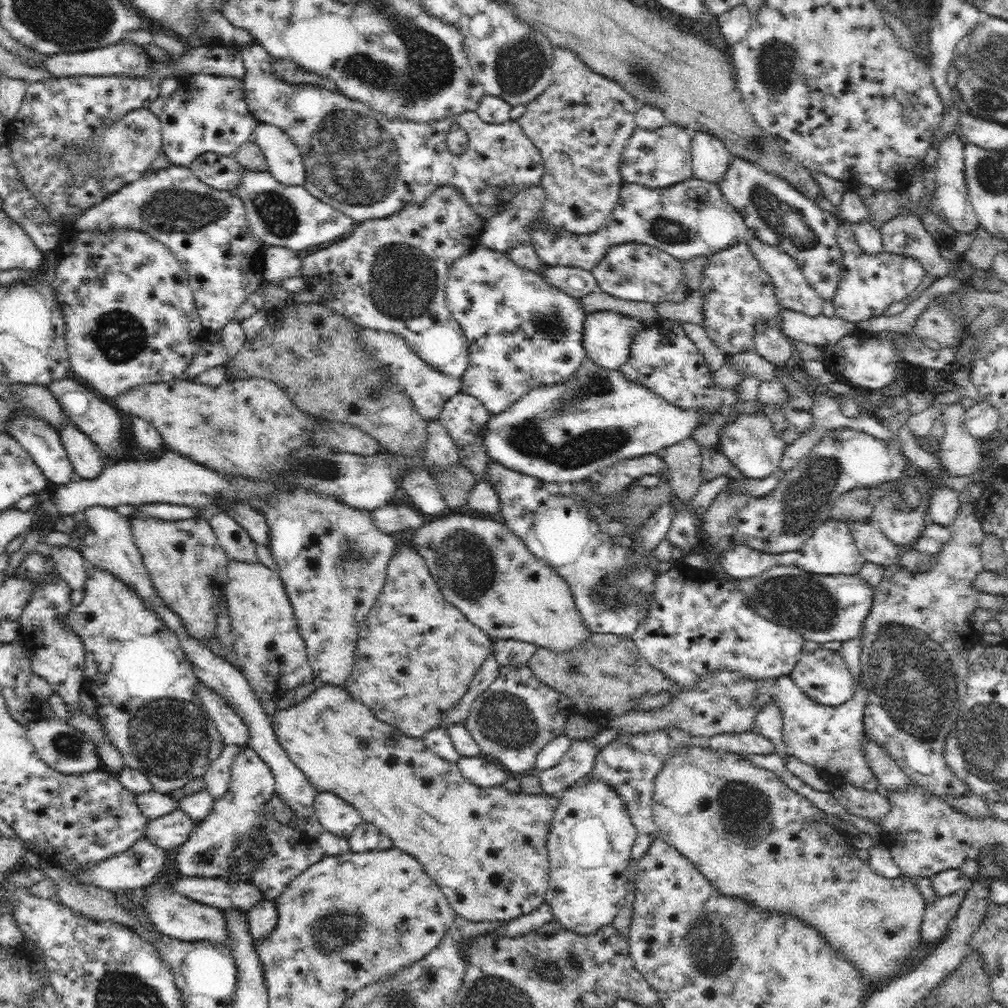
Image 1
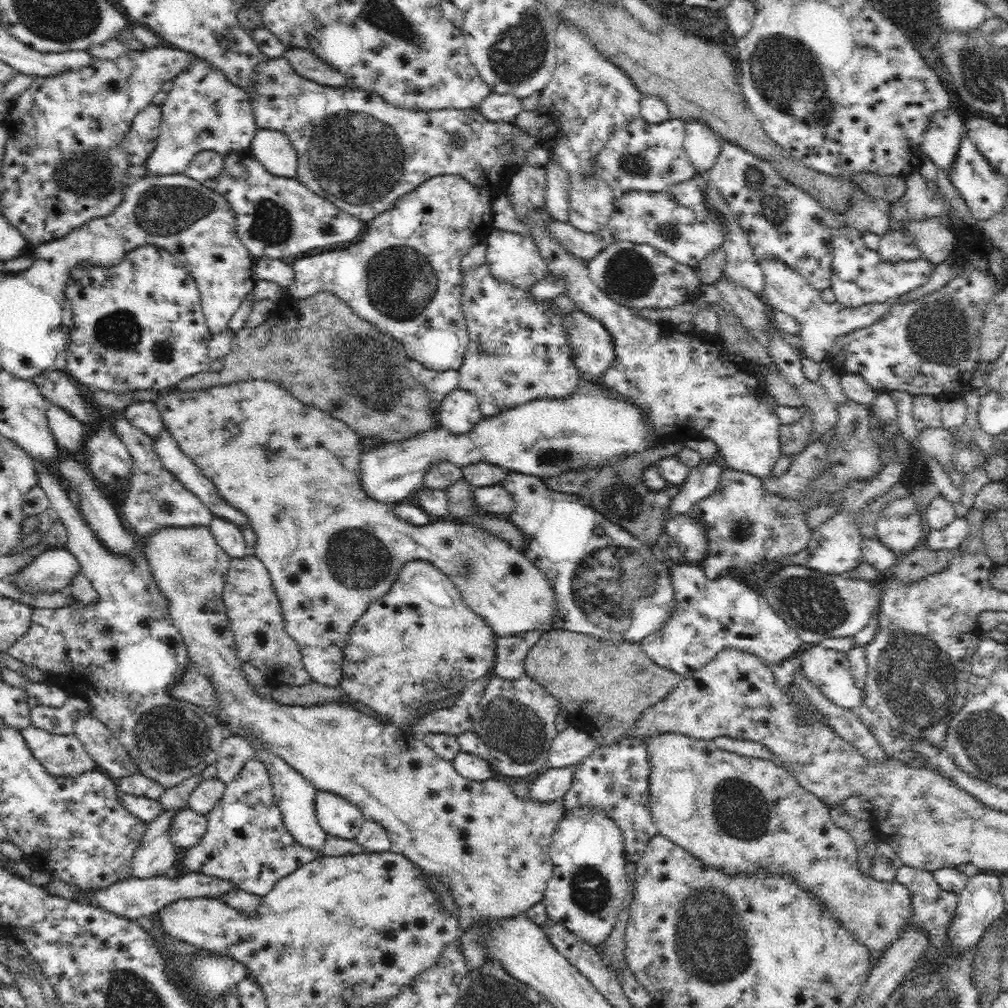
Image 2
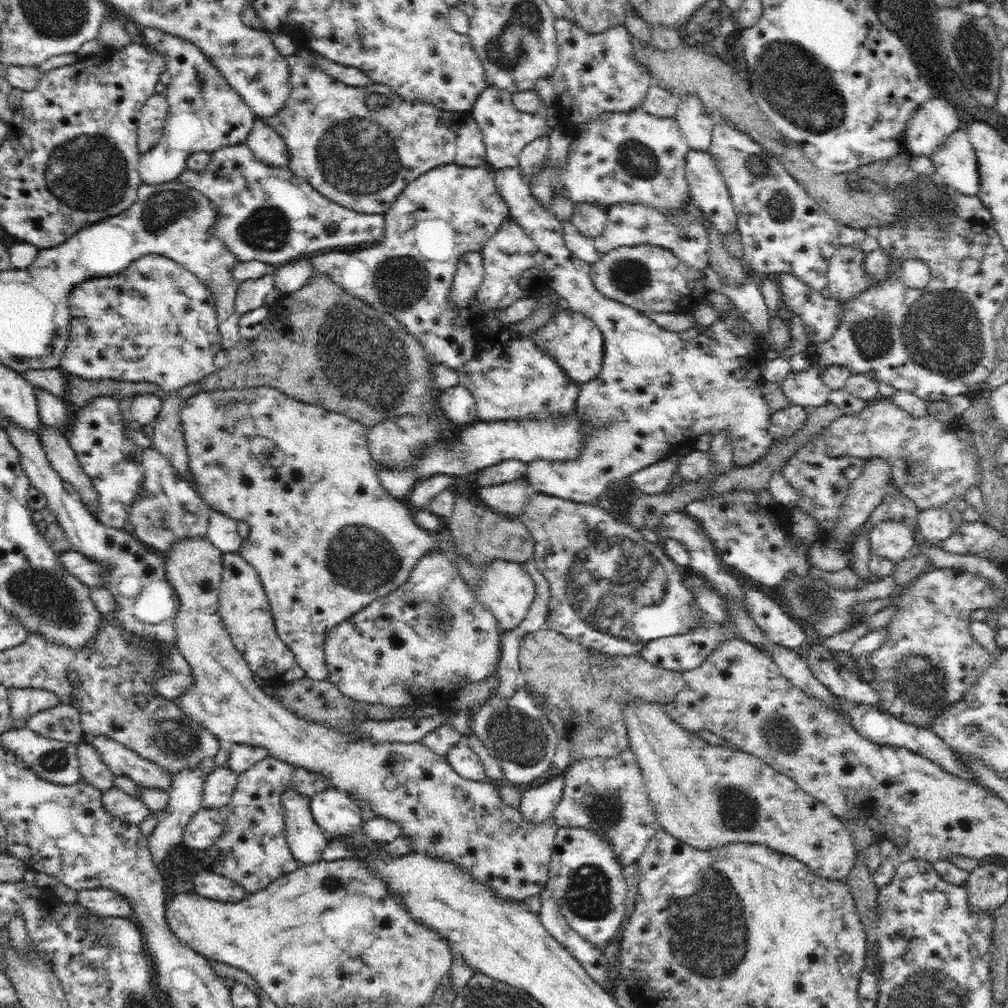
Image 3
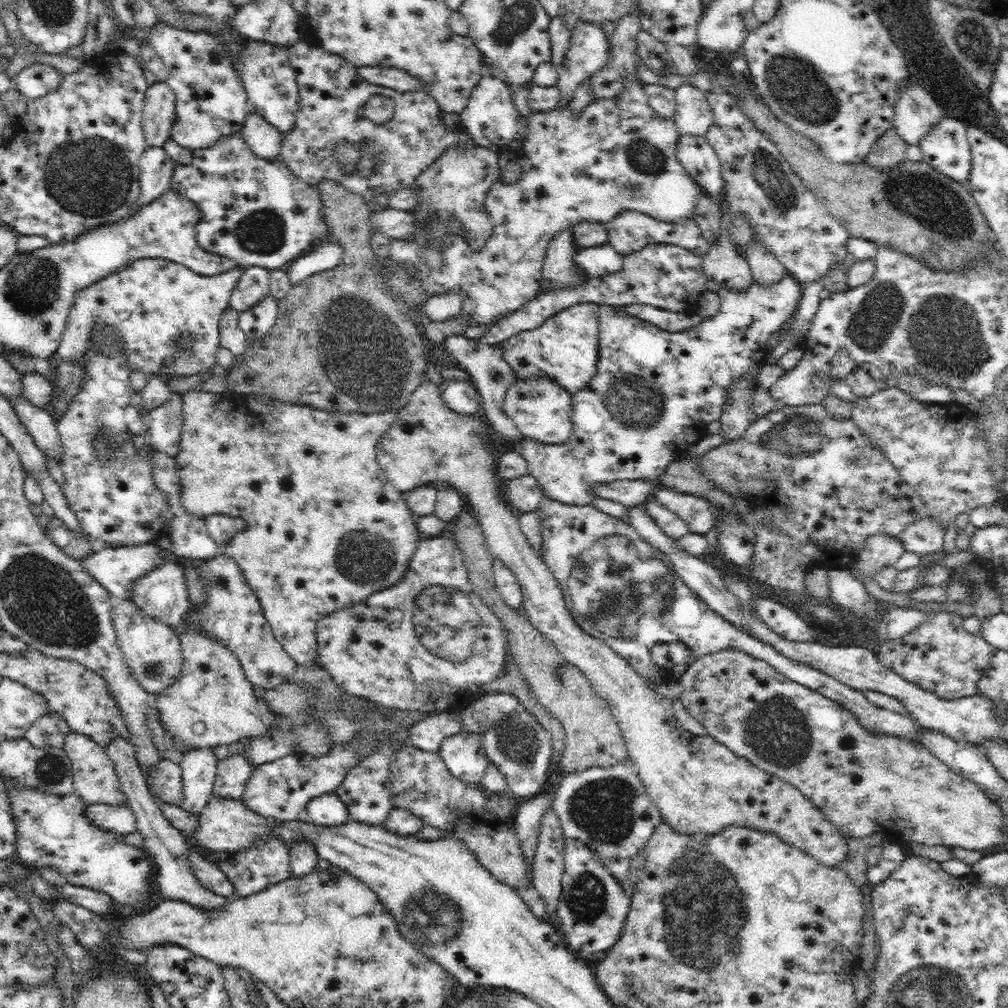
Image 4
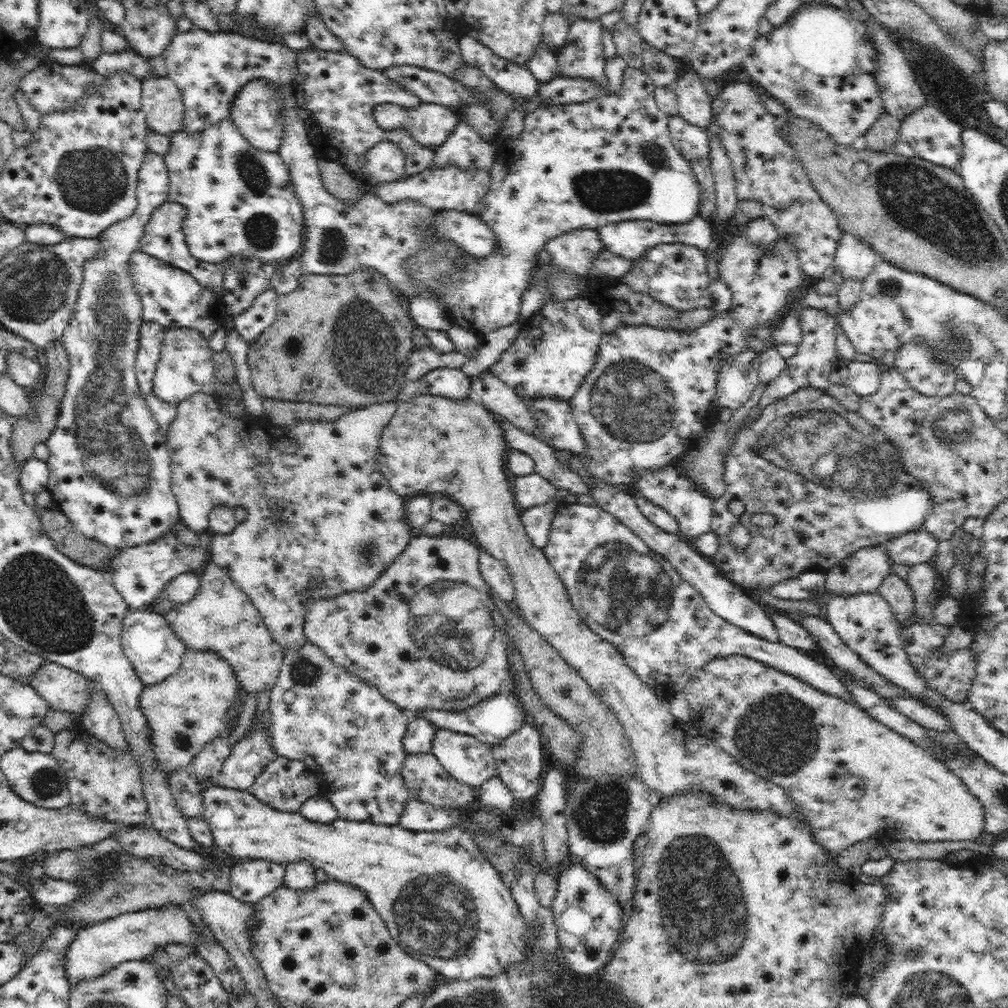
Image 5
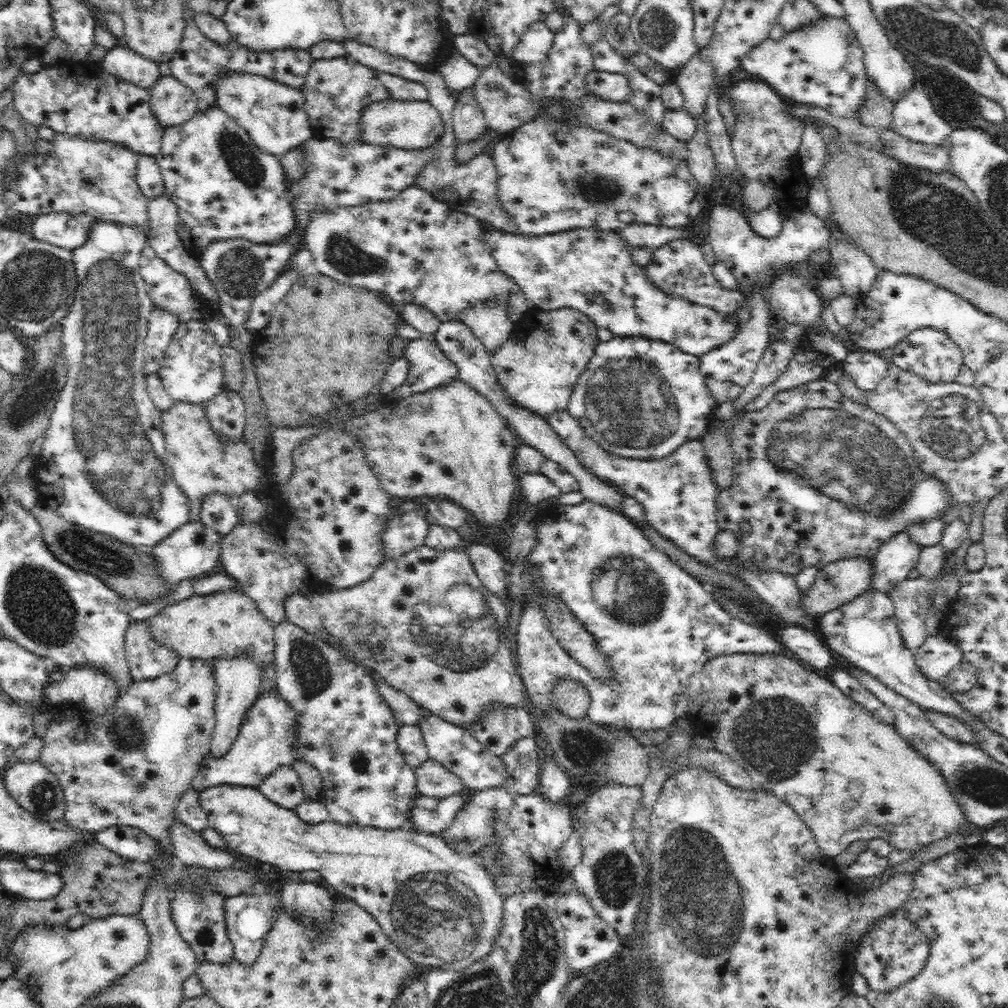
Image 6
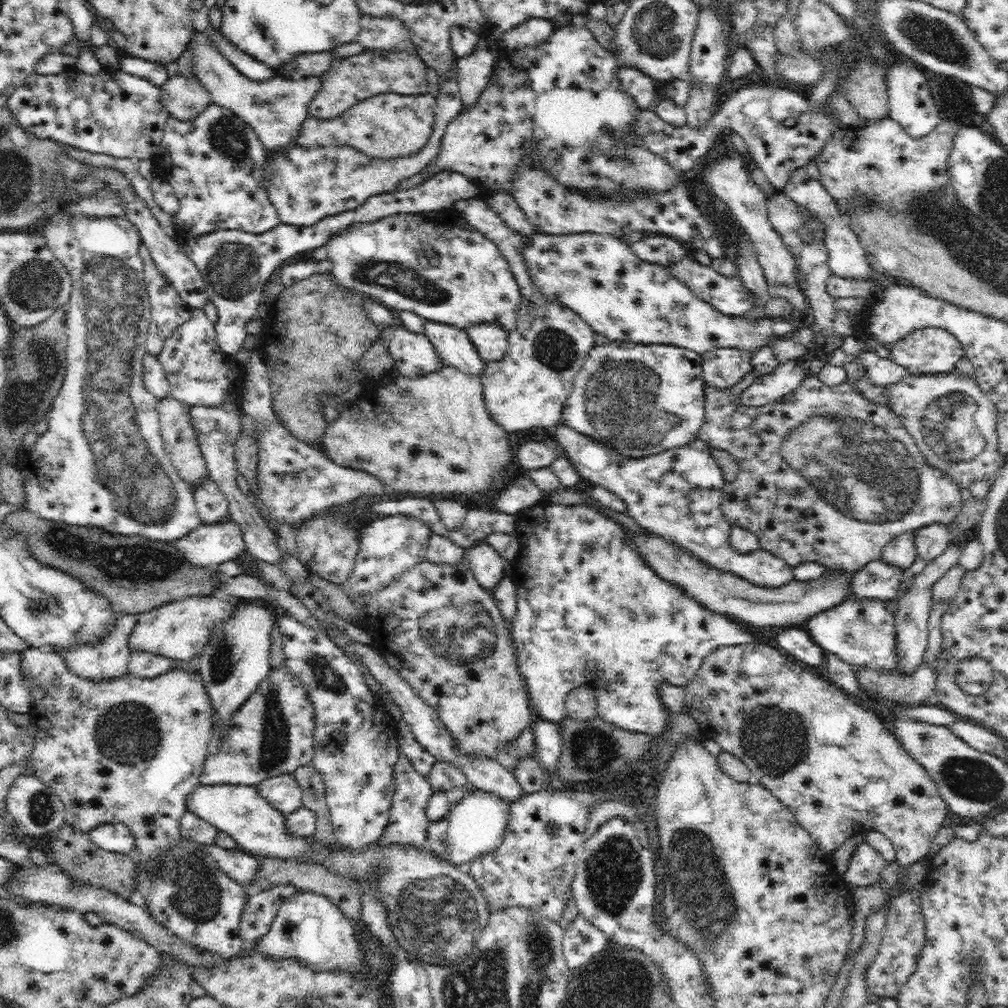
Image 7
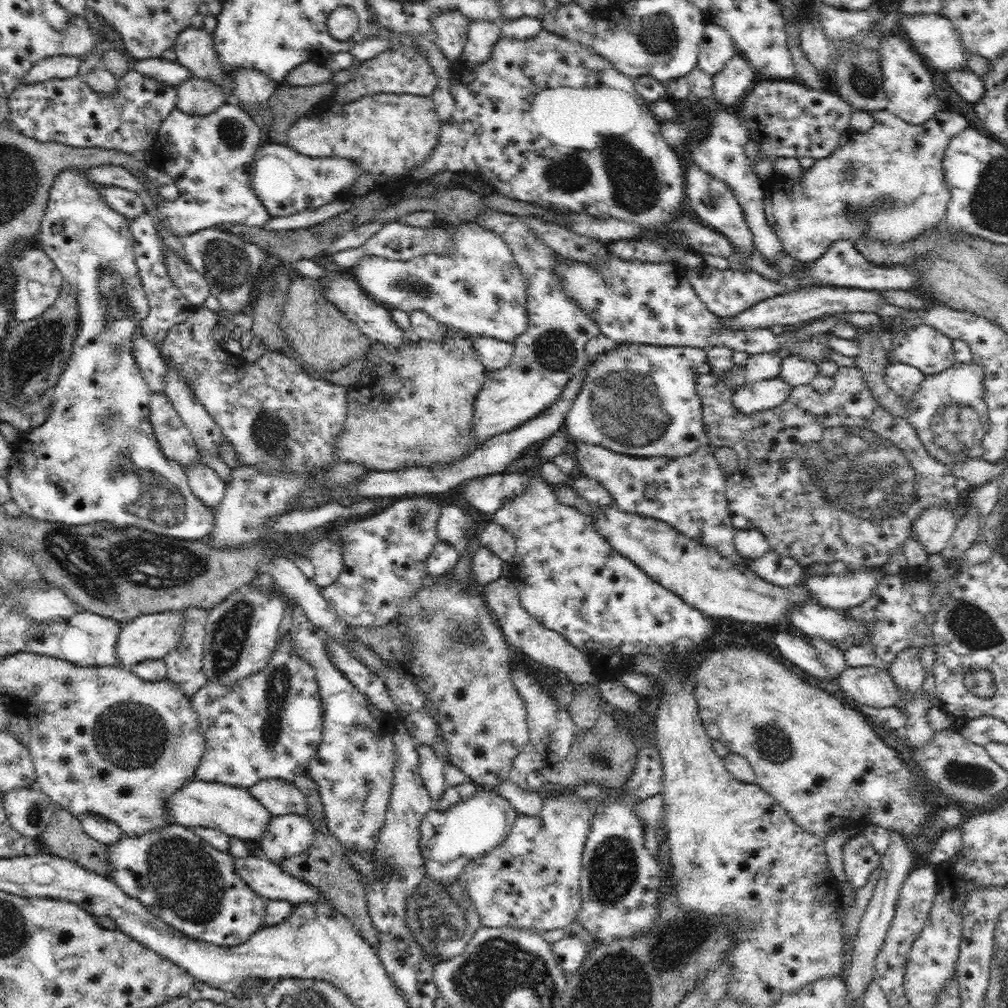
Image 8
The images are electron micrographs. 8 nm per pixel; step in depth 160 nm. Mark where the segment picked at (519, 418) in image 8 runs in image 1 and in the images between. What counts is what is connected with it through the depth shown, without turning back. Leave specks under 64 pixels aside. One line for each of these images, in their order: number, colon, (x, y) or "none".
1: (607, 337)
2: (593, 348)
3: (573, 339)
4: (565, 349)
5: (554, 362)
6: (539, 365)
7: (528, 388)

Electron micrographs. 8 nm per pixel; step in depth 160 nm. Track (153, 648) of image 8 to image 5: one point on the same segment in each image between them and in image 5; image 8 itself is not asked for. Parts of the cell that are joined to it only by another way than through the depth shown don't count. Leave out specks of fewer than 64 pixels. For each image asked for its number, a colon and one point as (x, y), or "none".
5: (221, 618)
6: (220, 625)
7: (179, 630)

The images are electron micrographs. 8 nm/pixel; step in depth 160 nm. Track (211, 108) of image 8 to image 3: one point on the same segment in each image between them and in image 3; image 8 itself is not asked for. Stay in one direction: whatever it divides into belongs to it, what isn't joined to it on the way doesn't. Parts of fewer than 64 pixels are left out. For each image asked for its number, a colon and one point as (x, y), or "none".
3: (150, 125)
4: (159, 113)
5: (161, 100)
6: (173, 103)
7: (184, 96)

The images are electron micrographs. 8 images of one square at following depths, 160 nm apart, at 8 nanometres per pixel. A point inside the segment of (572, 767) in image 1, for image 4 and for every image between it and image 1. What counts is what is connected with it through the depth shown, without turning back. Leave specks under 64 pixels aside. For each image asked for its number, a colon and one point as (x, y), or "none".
2: (553, 785)
3: (537, 805)
4: (528, 817)

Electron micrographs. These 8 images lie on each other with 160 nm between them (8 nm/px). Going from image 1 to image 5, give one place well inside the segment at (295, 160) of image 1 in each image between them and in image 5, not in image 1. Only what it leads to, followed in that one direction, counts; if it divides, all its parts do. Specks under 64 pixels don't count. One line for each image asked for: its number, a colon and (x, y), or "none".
2: (274, 150)
3: (267, 145)
4: (264, 140)
5: (256, 111)

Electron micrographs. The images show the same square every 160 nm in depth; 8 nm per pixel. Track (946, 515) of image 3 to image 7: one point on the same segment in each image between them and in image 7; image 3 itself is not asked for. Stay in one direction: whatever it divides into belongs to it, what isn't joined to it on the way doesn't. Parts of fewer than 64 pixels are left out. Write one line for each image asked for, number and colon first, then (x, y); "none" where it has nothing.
4: (926, 535)
5: (919, 546)
6: (896, 557)
7: (879, 579)

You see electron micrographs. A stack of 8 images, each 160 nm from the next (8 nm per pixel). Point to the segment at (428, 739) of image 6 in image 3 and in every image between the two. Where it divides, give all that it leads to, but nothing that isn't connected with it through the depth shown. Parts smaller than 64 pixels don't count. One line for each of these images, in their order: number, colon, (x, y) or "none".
3: (466, 762)
4: (463, 753)
5: (468, 760)

